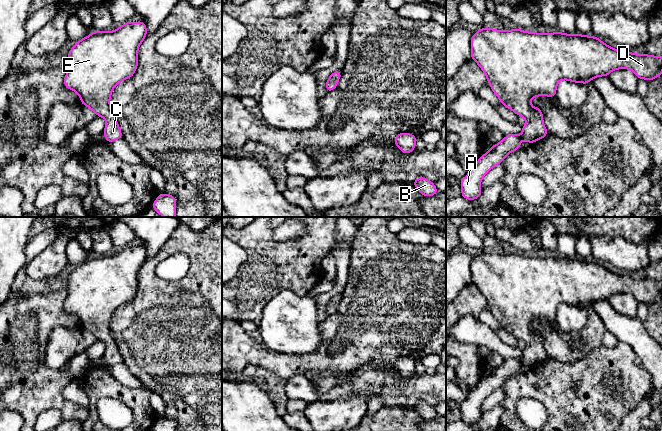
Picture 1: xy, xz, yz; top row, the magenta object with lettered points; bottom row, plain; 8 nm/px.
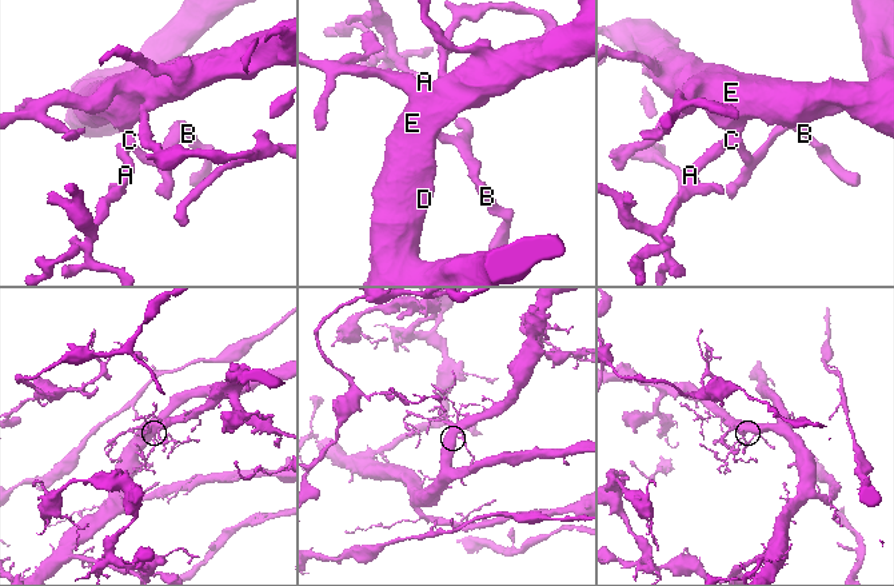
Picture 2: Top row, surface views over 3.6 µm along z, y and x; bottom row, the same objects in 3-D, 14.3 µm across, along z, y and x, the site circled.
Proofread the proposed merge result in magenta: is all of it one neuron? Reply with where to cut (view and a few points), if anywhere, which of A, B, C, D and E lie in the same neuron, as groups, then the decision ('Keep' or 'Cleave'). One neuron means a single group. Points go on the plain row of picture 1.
No split. Groups: A B C D E. Keep

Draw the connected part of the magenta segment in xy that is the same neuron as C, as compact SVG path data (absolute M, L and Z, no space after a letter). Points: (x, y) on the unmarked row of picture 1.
M143 245L127 246L114 255L93 255L77 265L69 275L64 310L74 314L83 329L106 344L103 358L107 367L122 362L122 356L110 330L112 315L121 305L134 299L138 290L138 273L146 262L146 257L147 252Z

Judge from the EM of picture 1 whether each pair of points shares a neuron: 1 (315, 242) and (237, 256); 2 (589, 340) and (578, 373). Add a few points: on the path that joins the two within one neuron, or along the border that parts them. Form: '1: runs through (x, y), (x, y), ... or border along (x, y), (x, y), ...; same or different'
1: border along (232, 240), (245, 251), (247, 256); different
2: border along (601, 343), (578, 360), (560, 361); different

